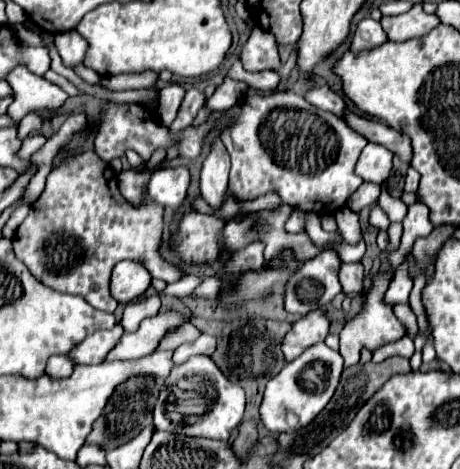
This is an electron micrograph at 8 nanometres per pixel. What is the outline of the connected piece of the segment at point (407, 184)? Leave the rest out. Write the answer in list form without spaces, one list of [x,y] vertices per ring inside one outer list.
[[[410,167],[410,169],[406,171],[406,175],[404,175],[404,191],[414,193],[414,191],[418,189],[418,181],[420,181],[420,173]]]

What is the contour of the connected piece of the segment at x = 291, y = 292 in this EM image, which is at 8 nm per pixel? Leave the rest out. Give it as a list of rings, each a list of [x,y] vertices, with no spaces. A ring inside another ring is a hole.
[[[322,251],[292,273],[284,285],[284,309],[306,315],[320,305],[328,305],[340,291],[340,259],[336,251]]]

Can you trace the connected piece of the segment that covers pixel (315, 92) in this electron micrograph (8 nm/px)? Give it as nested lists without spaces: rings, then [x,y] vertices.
[[[322,85],[322,87],[312,87],[310,91],[304,93],[304,99],[312,105],[316,105],[318,109],[324,109],[324,111],[330,111],[334,115],[342,115],[342,111],[346,109],[344,105],[344,99],[340,95],[336,95],[330,87]]]

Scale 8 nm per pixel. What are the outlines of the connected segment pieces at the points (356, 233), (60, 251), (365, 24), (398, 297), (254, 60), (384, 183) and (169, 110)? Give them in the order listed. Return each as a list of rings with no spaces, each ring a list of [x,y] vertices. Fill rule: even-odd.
[[[347,206],[338,209],[336,212],[335,219],[343,238],[350,244],[358,243],[362,239],[363,234],[357,213]]]
[[[84,151],[78,155],[66,157],[58,167],[52,169],[52,173],[46,179],[44,191],[30,205],[28,217],[16,229],[12,245],[14,245],[16,259],[20,259],[40,283],[60,293],[80,295],[94,309],[114,313],[118,303],[110,295],[110,273],[118,261],[124,261],[124,259],[138,261],[150,269],[150,275],[154,279],[162,279],[166,283],[174,283],[184,277],[180,269],[172,267],[160,257],[158,253],[160,235],[162,235],[160,205],[156,201],[150,201],[150,197],[144,197],[140,205],[126,201],[116,187],[116,177],[110,175],[110,171],[106,171],[106,163],[100,161],[94,151]]]
[[[366,17],[366,19],[362,19],[362,21],[356,25],[356,29],[354,29],[354,33],[352,33],[350,49],[352,49],[352,51],[372,49],[372,47],[376,47],[376,45],[382,45],[386,39],[388,39],[388,37],[386,37],[384,29],[380,27],[380,23],[374,21],[374,19],[370,19],[370,17]]]
[[[404,263],[398,271],[398,275],[390,282],[388,293],[386,293],[386,303],[390,301],[390,305],[395,303],[409,303],[409,296],[412,291],[412,279],[406,273],[408,263]]]
[[[254,27],[248,41],[242,45],[240,59],[244,63],[244,69],[248,71],[262,71],[262,69],[276,69],[282,77],[282,83],[288,79],[290,69],[297,62],[296,48],[292,51],[289,60],[282,65],[278,57],[278,47],[274,41],[274,35],[268,31],[262,31],[260,27]]]
[[[368,143],[364,147],[364,151],[360,153],[360,161],[356,163],[356,175],[364,183],[376,183],[376,185],[384,187],[392,197],[400,198],[401,191],[388,187],[388,181],[392,175],[392,157],[394,157],[394,153],[388,151],[386,147]]]
[[[168,83],[166,87],[160,89],[160,105],[158,105],[158,121],[160,125],[170,125],[176,119],[176,111],[184,99],[184,89],[180,85]]]

